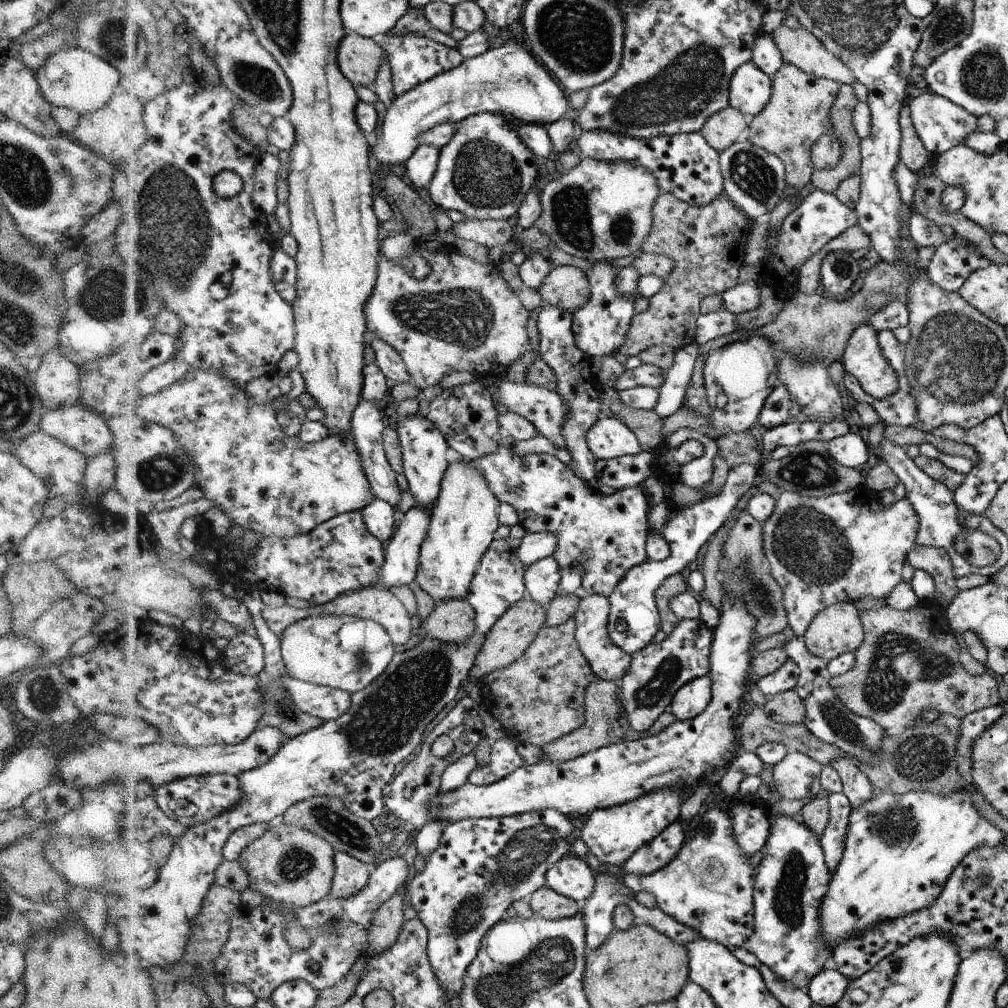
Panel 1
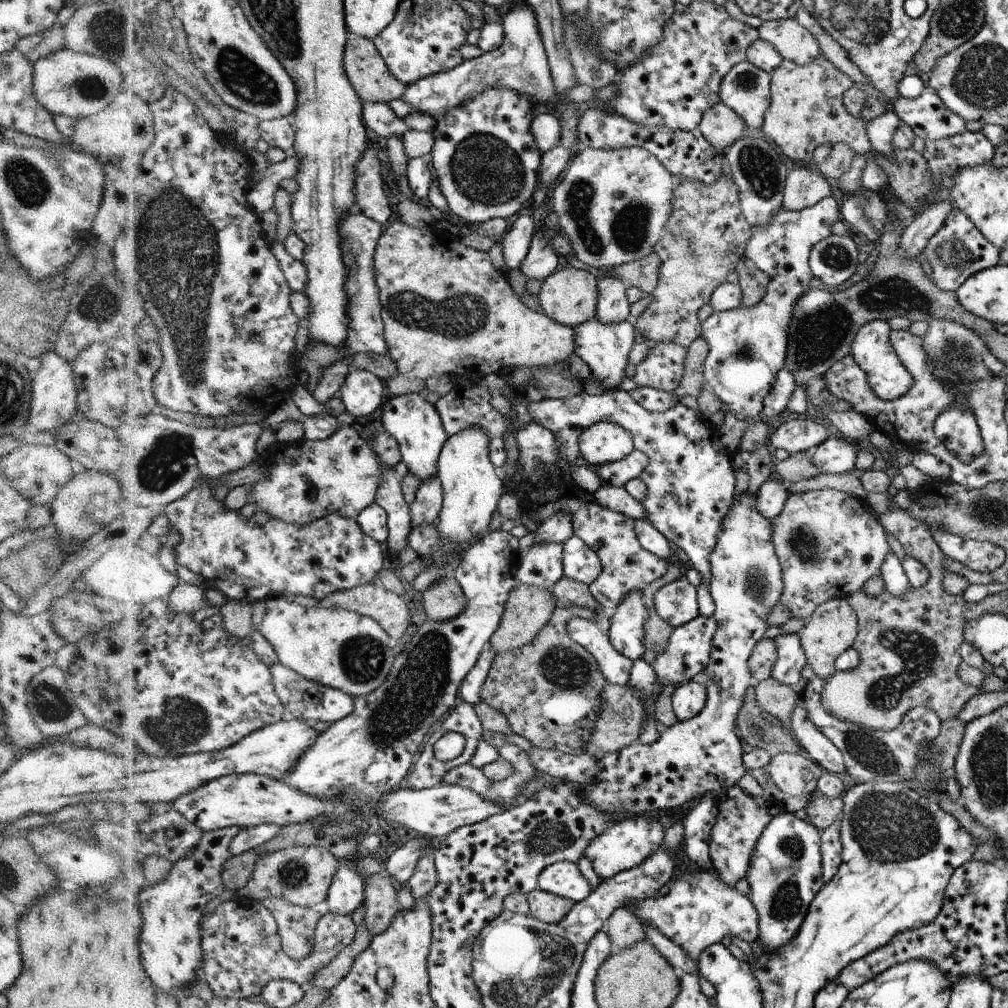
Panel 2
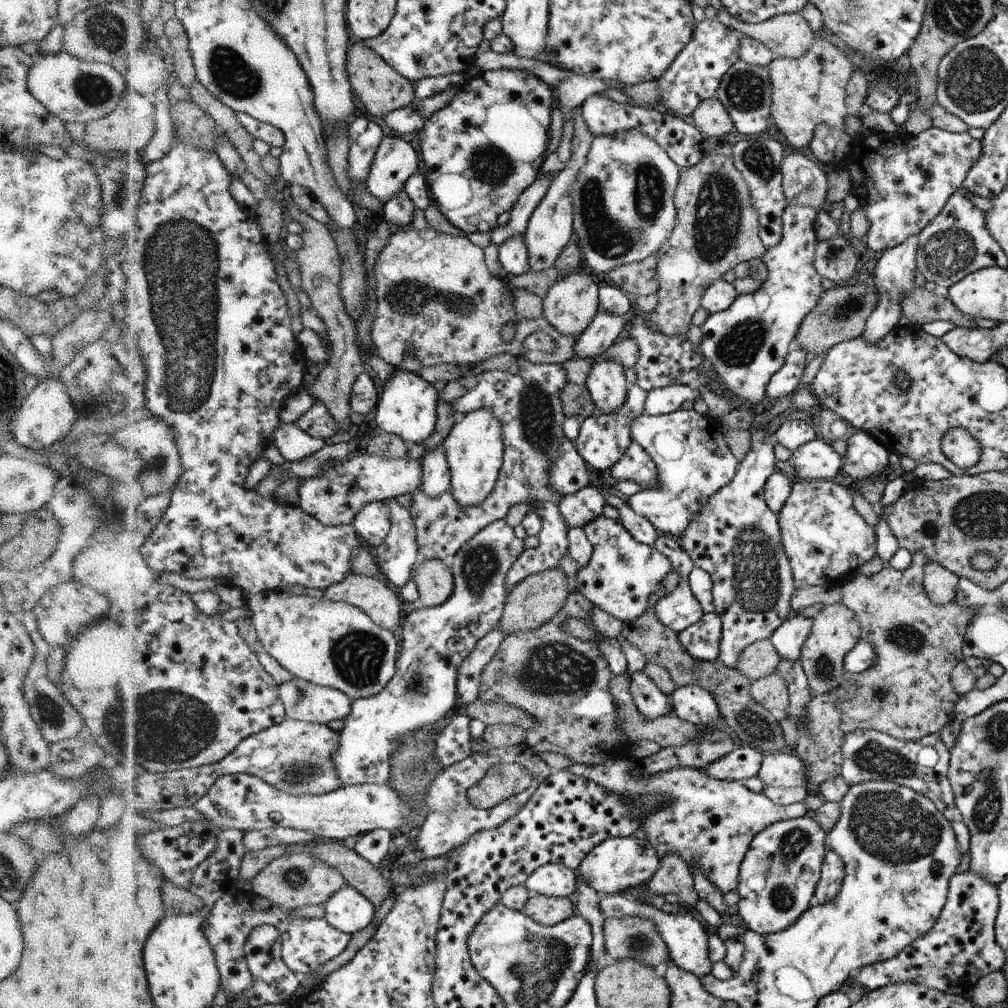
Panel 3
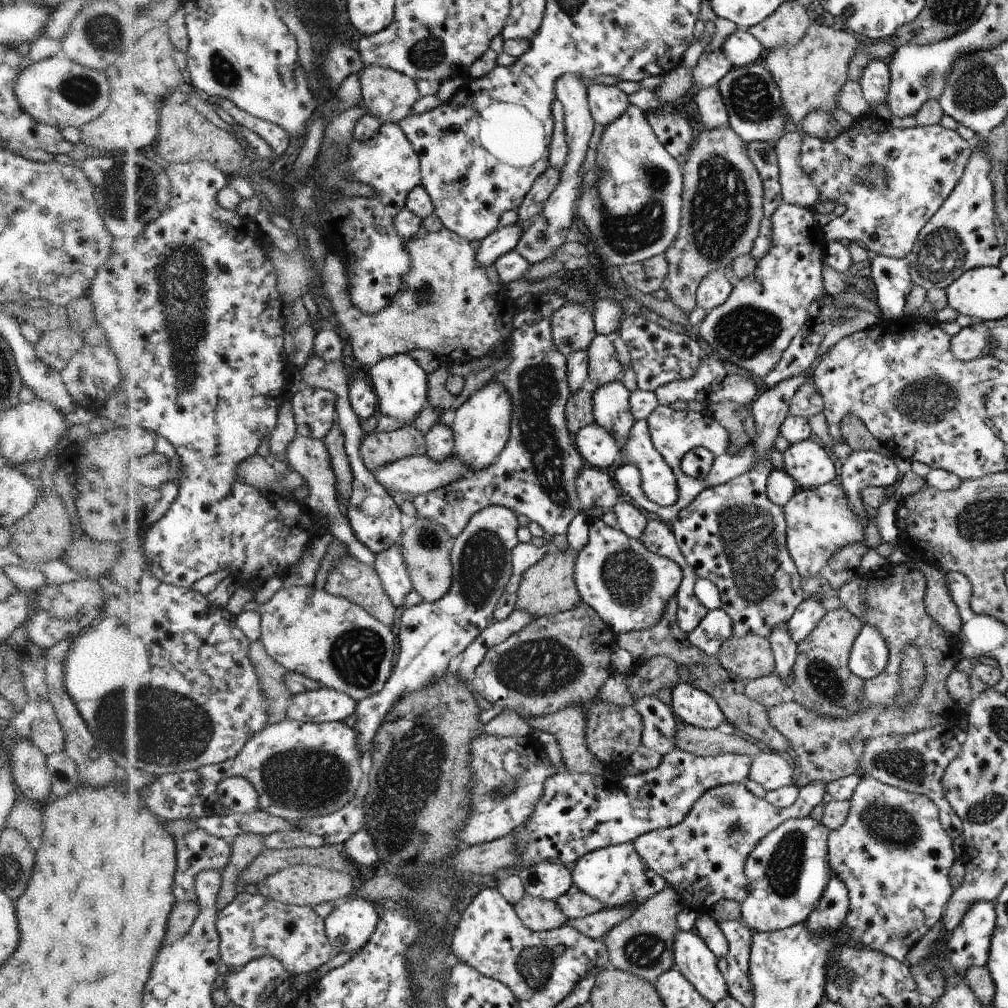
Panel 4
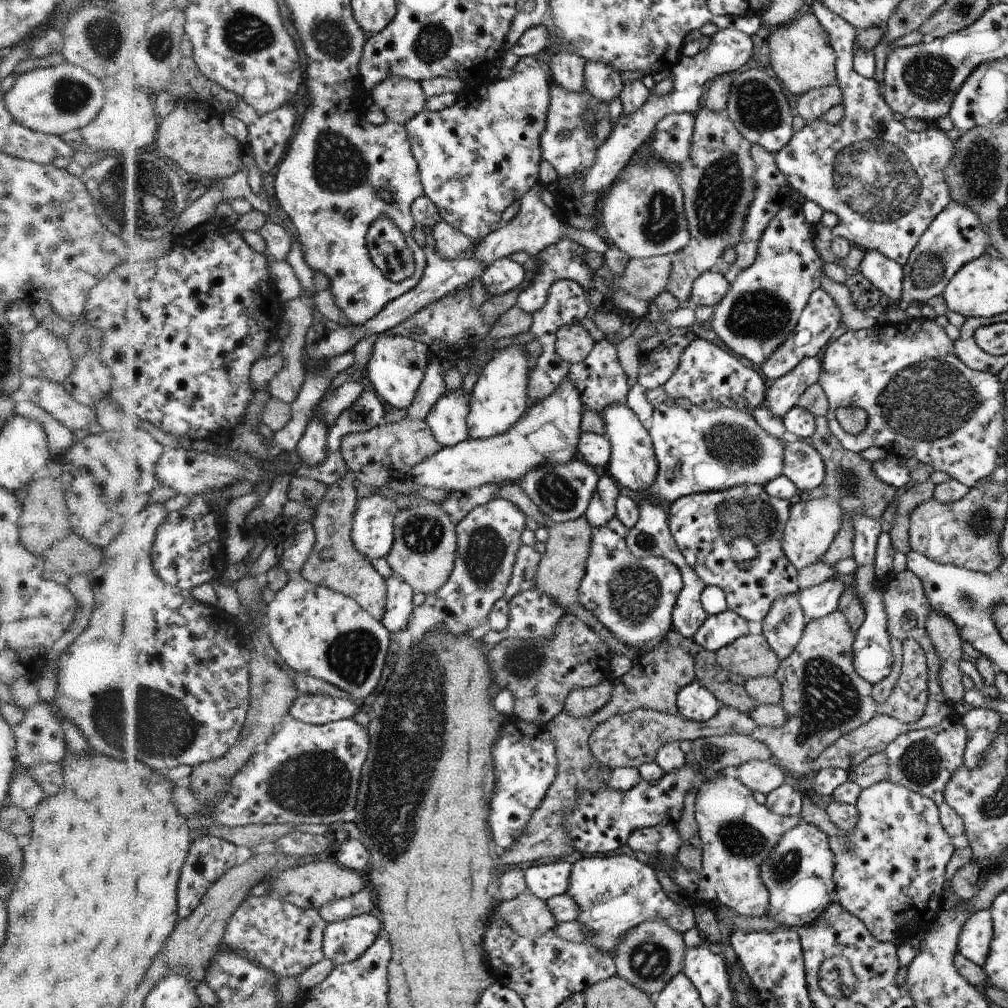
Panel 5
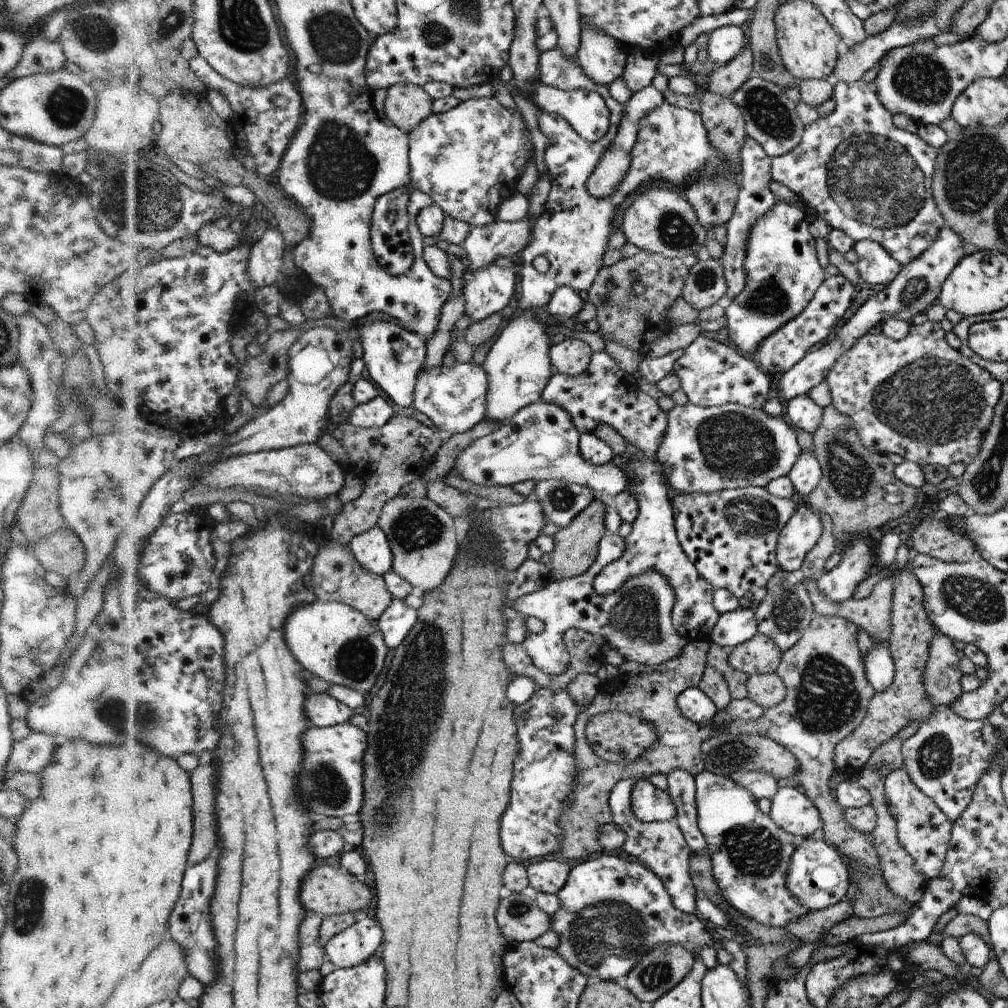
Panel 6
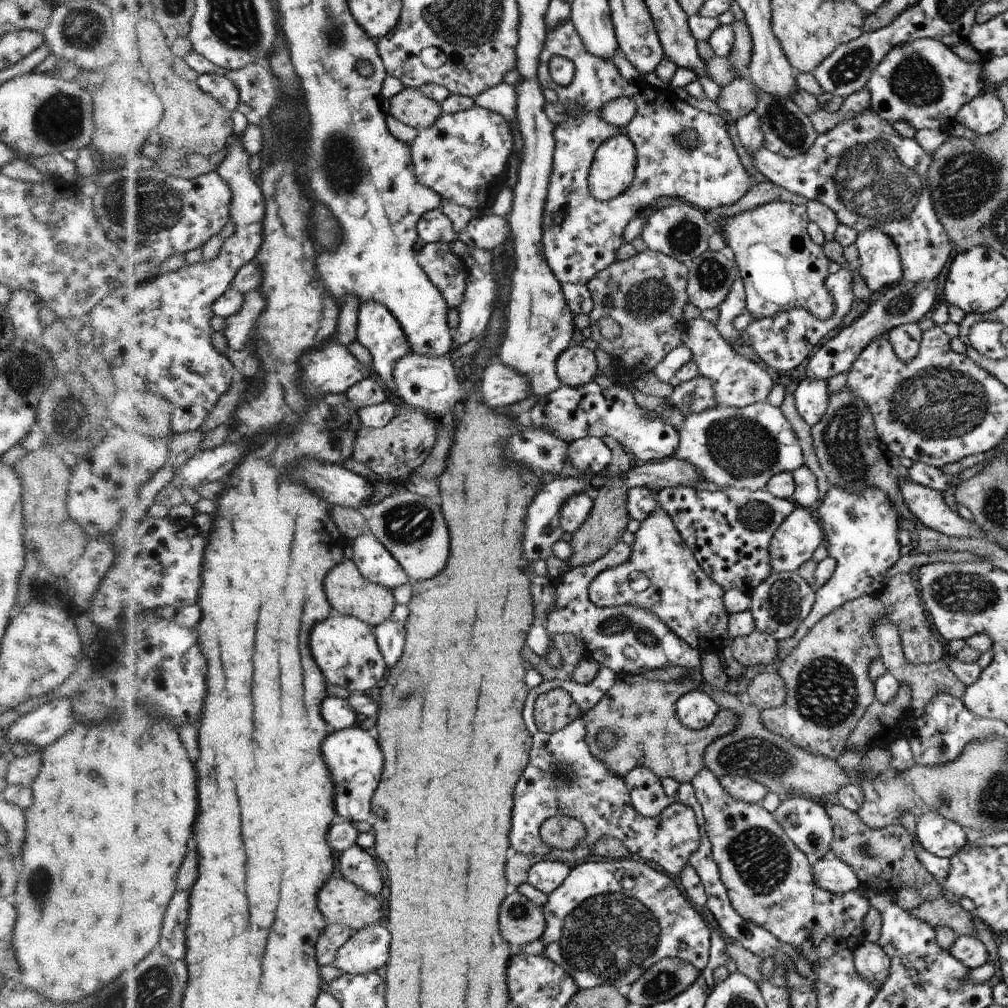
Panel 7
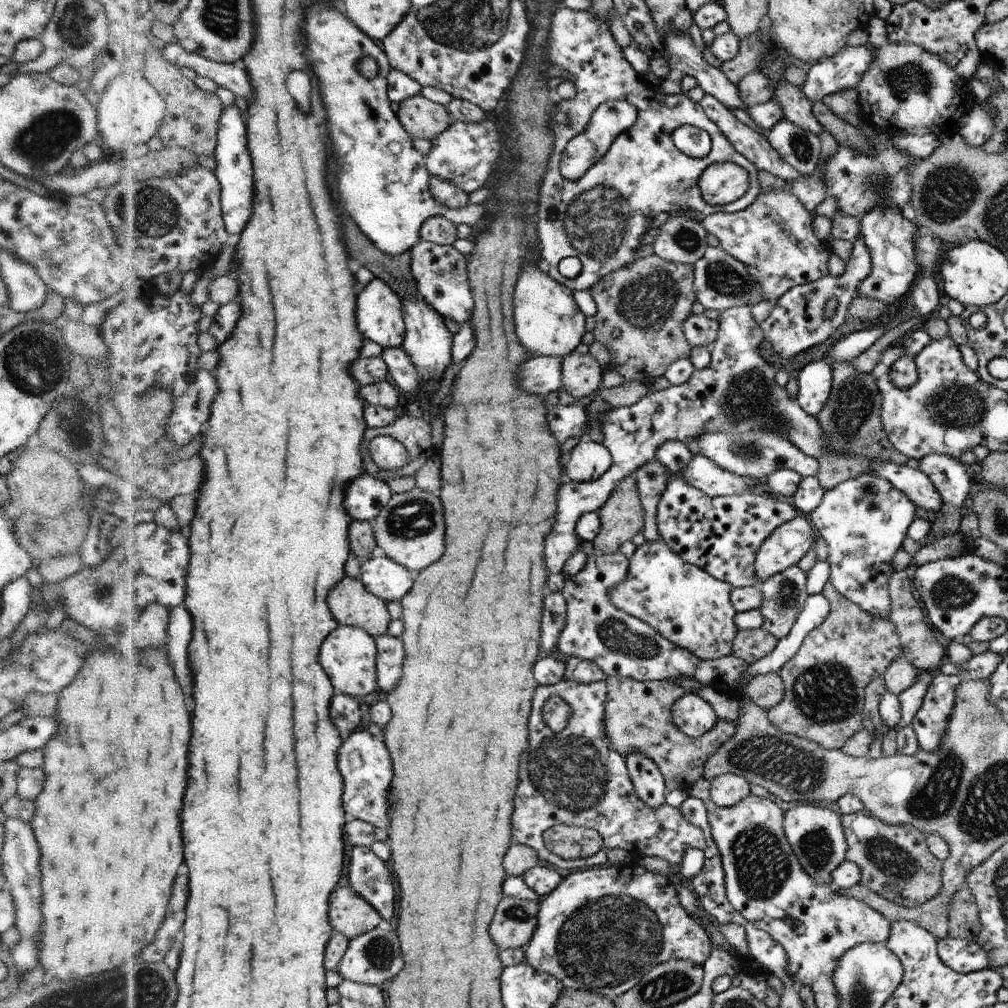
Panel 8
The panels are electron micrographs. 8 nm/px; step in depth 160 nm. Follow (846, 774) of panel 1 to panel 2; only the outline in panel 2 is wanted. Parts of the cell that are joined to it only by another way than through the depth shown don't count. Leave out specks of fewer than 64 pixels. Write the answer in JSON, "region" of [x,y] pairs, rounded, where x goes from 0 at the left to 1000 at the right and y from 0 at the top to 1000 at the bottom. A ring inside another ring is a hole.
{"region":[[[794,693],[787,704],[784,724],[798,747],[816,764],[840,767],[835,745],[804,714],[803,706],[796,700]]]}

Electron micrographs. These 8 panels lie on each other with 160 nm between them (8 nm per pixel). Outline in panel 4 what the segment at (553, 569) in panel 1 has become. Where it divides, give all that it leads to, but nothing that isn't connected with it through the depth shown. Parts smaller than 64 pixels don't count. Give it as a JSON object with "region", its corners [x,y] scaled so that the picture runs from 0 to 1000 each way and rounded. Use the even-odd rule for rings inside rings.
{"region":[[[540,289],[532,292],[526,302],[509,315],[506,361],[488,375],[488,378],[496,378],[509,395],[507,434],[500,448],[485,463],[429,489],[415,491],[410,496],[414,512],[441,522],[448,535],[461,525],[469,510],[486,501],[504,503],[539,522],[540,534],[544,537],[541,543],[531,543],[525,538],[509,545],[509,567],[501,587],[493,597],[489,609],[491,617],[498,617],[506,611],[511,604],[519,569],[546,544],[550,544],[549,532],[562,530],[568,514],[577,508],[571,473],[580,458],[561,415],[561,403],[566,392],[563,355],[552,345],[547,323],[547,312],[563,300],[558,289]]]}

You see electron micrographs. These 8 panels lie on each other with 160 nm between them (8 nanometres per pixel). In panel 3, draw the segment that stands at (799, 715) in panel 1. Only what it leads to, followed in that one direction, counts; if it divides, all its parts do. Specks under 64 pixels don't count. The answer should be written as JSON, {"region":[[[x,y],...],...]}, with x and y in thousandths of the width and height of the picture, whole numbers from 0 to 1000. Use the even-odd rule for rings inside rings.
{"region":[[[772,667],[747,676],[744,687],[746,692],[760,704],[780,705],[783,702],[783,684]]]}

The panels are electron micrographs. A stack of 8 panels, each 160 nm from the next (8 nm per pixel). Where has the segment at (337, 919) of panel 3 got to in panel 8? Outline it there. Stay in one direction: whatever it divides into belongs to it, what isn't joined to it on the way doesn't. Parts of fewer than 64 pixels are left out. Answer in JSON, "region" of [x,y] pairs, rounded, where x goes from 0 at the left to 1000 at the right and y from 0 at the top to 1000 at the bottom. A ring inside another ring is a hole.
{"region":[[[379,913],[379,919],[375,918],[369,925],[360,927],[358,930],[348,932],[348,938],[336,958],[336,963],[343,971],[362,977],[377,978],[381,972],[387,972],[393,968],[401,958],[397,935],[389,919]]]}

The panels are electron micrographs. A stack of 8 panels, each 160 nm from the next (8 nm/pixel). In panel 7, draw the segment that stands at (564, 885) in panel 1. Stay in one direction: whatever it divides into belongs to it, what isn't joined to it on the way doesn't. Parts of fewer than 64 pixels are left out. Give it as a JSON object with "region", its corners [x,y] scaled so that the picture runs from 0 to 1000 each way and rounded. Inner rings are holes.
{"region":[[[537,854],[525,863],[523,875],[540,887],[552,885],[563,873],[565,861],[556,854]]]}

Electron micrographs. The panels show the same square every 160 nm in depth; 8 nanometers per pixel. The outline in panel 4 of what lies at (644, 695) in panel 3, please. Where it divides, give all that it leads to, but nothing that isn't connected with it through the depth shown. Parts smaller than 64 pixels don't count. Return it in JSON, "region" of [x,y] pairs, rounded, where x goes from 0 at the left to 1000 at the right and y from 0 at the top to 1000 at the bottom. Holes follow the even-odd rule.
{"region":[[[635,691],[629,702],[639,713],[637,738],[656,750],[671,743],[671,716],[668,704],[653,691]]]}

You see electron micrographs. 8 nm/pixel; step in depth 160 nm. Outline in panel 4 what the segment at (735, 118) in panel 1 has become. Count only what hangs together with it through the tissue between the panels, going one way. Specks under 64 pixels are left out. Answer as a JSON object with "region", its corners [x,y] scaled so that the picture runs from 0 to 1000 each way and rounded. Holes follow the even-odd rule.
{"region":[[[711,84],[695,88],[686,99],[690,102],[694,120],[699,127],[723,125],[722,106]]]}

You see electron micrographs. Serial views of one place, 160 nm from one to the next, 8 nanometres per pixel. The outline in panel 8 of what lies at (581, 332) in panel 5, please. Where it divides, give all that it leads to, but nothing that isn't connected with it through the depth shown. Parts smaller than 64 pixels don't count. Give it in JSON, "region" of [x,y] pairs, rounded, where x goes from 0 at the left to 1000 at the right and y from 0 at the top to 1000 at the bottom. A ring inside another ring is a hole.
{"region":[[[585,351],[562,352],[558,358],[558,387],[566,391],[571,399],[577,393],[587,392],[595,383],[597,367],[593,358]]]}

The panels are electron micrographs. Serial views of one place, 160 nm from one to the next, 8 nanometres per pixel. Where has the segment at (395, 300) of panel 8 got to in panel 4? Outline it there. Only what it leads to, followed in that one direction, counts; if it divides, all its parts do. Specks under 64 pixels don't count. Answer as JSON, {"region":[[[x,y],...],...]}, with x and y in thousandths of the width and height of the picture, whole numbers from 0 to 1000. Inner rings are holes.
{"region":[[[395,350],[368,364],[368,375],[375,394],[375,412],[391,413],[403,422],[411,421],[413,412],[425,402],[425,372],[407,350]]]}

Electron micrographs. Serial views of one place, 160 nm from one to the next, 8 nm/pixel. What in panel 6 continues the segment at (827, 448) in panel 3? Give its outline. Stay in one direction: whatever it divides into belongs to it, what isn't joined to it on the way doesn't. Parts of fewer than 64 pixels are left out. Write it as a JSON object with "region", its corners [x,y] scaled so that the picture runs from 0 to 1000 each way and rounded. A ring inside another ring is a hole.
{"region":[[[794,448],[791,460],[781,471],[788,481],[792,496],[796,492],[803,492],[814,480],[814,459],[807,450]]]}

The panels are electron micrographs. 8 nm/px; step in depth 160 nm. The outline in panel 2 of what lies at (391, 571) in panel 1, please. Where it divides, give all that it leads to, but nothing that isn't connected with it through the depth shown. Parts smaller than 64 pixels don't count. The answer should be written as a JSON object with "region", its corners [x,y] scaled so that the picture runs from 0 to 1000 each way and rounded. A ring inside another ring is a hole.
{"region":[[[434,471],[421,475],[408,501],[408,522],[428,519],[436,512],[439,502],[439,482]]]}

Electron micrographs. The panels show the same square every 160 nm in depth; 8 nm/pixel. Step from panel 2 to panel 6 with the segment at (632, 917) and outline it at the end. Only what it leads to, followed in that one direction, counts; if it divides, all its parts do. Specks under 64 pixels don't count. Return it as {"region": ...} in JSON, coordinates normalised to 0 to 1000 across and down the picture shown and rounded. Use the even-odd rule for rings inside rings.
{"region":[[[654,938],[622,967],[621,980],[644,999],[683,967],[688,956],[688,946],[678,938]]]}

